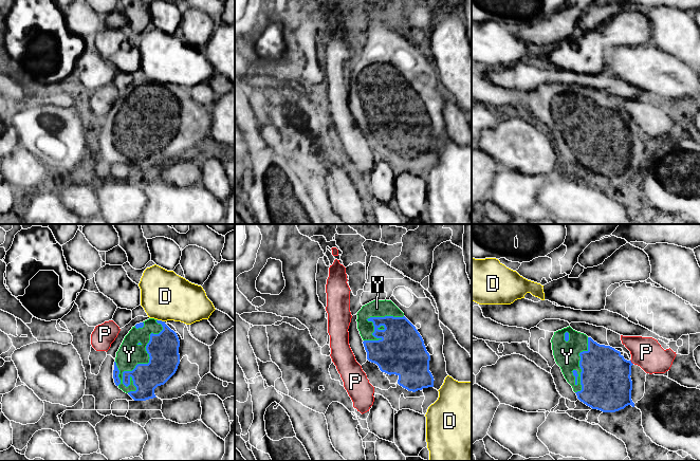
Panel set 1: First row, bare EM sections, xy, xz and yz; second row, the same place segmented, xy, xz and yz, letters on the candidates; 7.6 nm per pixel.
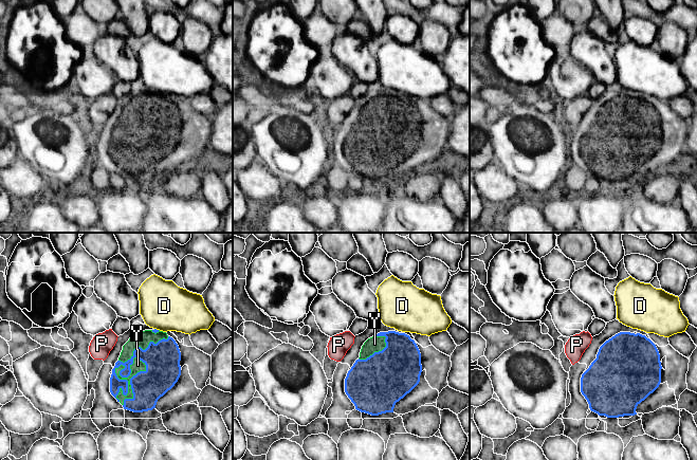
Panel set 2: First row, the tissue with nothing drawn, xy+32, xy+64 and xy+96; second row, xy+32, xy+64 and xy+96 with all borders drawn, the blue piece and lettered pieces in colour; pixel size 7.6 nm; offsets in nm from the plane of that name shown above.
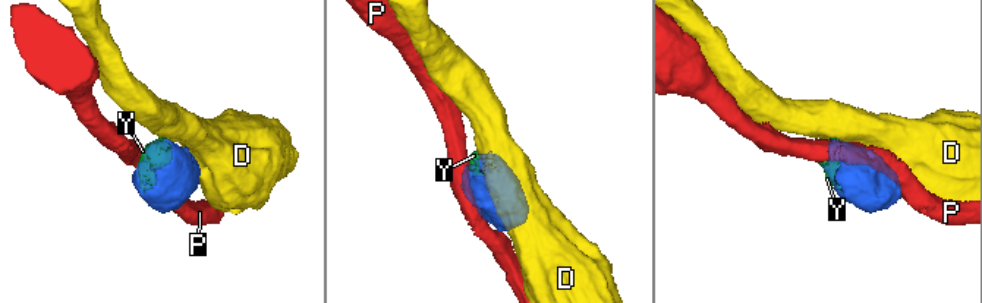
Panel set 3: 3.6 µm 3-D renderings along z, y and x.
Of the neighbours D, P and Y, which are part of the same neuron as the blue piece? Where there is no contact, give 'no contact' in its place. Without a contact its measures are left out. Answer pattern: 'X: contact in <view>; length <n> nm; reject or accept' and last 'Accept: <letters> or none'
D: contact in xy; length 60 nm; reject
P: contact in yz; length 40 nm; reject
Y: contact in xy; length 600 nm; accept
Accept: Y

